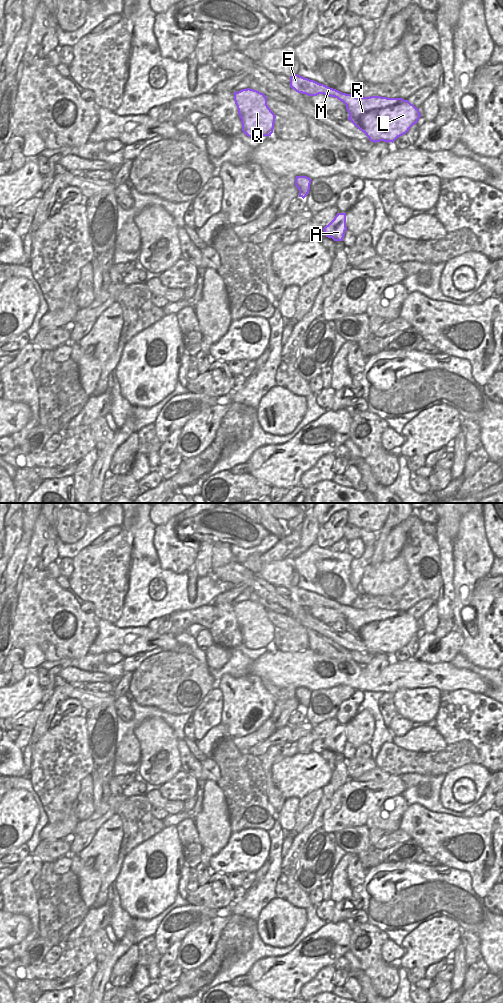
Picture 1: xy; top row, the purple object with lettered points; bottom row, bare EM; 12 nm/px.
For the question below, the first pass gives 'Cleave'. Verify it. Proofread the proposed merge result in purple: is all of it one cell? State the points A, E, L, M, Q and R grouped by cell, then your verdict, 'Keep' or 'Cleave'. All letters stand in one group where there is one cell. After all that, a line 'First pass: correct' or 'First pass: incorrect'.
Groups: A E L M Q R. Keep.
First pass: incorrect

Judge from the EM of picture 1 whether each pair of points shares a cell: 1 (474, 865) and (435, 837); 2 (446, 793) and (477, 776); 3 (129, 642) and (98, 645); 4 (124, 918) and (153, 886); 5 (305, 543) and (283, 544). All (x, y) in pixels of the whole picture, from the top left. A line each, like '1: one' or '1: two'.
1: one
2: one
3: one
4: two
5: two

